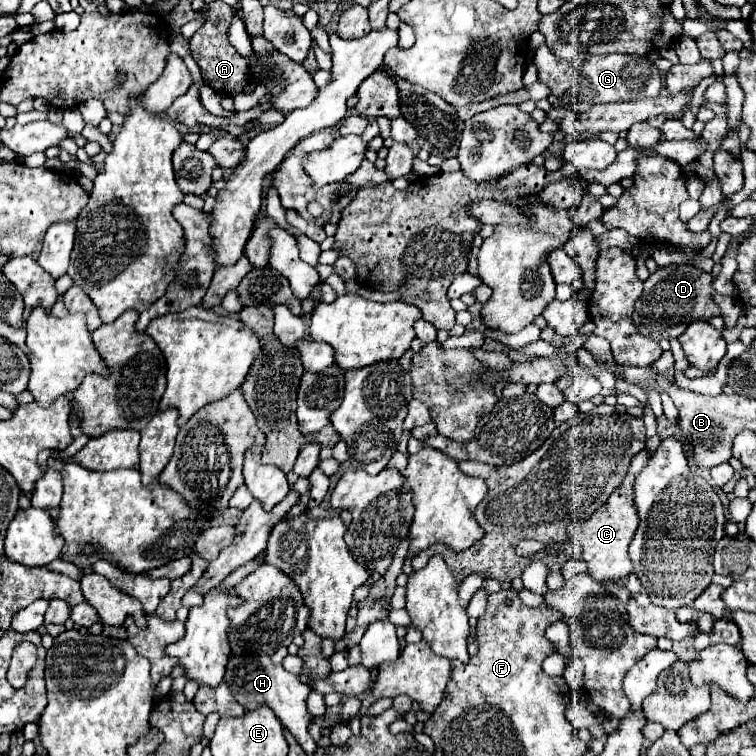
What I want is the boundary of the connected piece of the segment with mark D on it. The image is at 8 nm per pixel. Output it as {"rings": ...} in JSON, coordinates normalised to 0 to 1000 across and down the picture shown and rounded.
{"rings":[[[909,349],[869,354],[853,373],[851,392],[843,397],[837,413],[843,439],[869,452],[874,447],[896,447],[917,423],[938,423],[940,418],[951,418],[951,407],[940,397],[940,362]]]}

